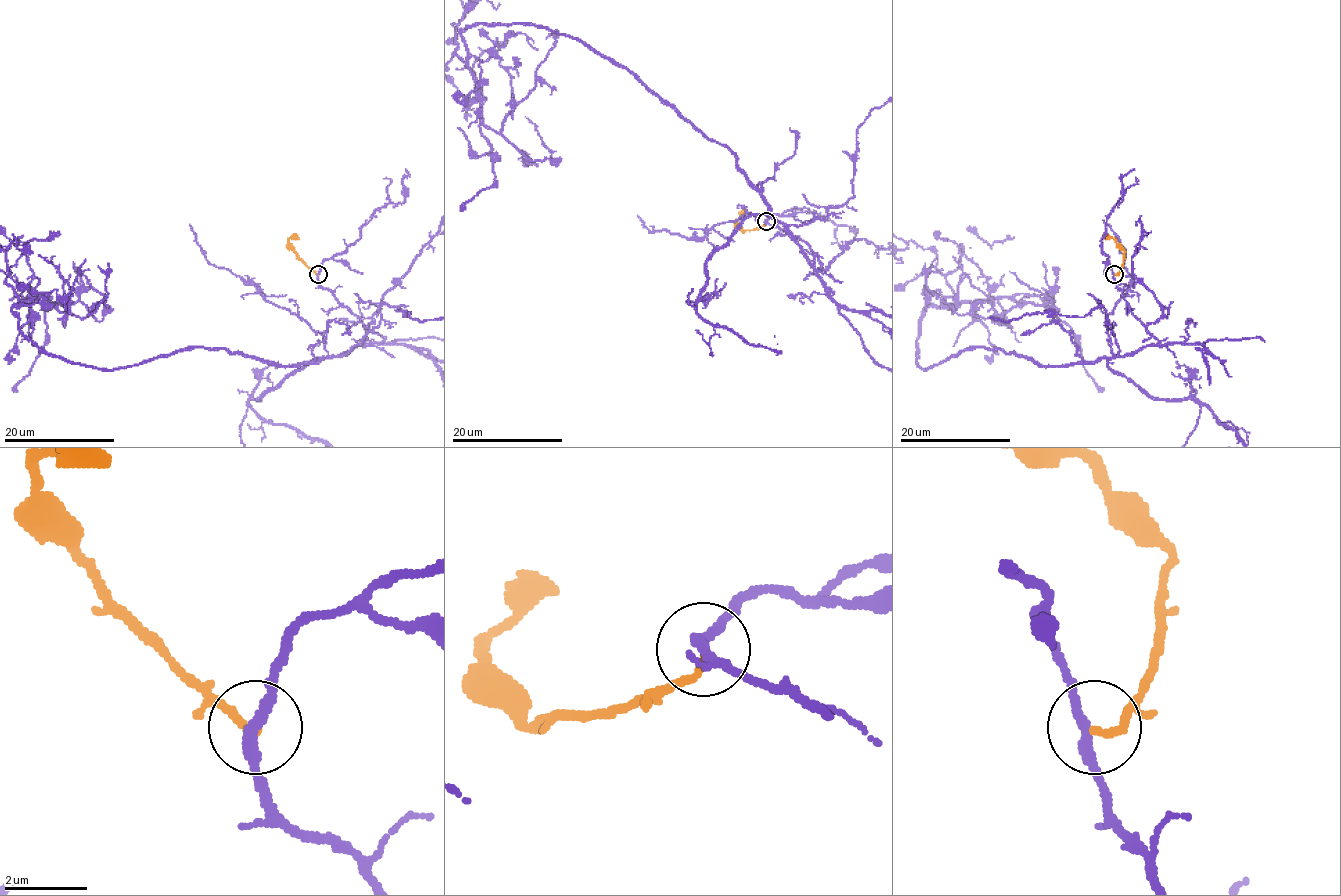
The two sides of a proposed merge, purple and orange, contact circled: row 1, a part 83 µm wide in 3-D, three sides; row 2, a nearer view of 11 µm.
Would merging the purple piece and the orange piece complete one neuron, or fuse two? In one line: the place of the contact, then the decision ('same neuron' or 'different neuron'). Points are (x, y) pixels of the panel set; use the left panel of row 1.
at (318, 274); different neuron

